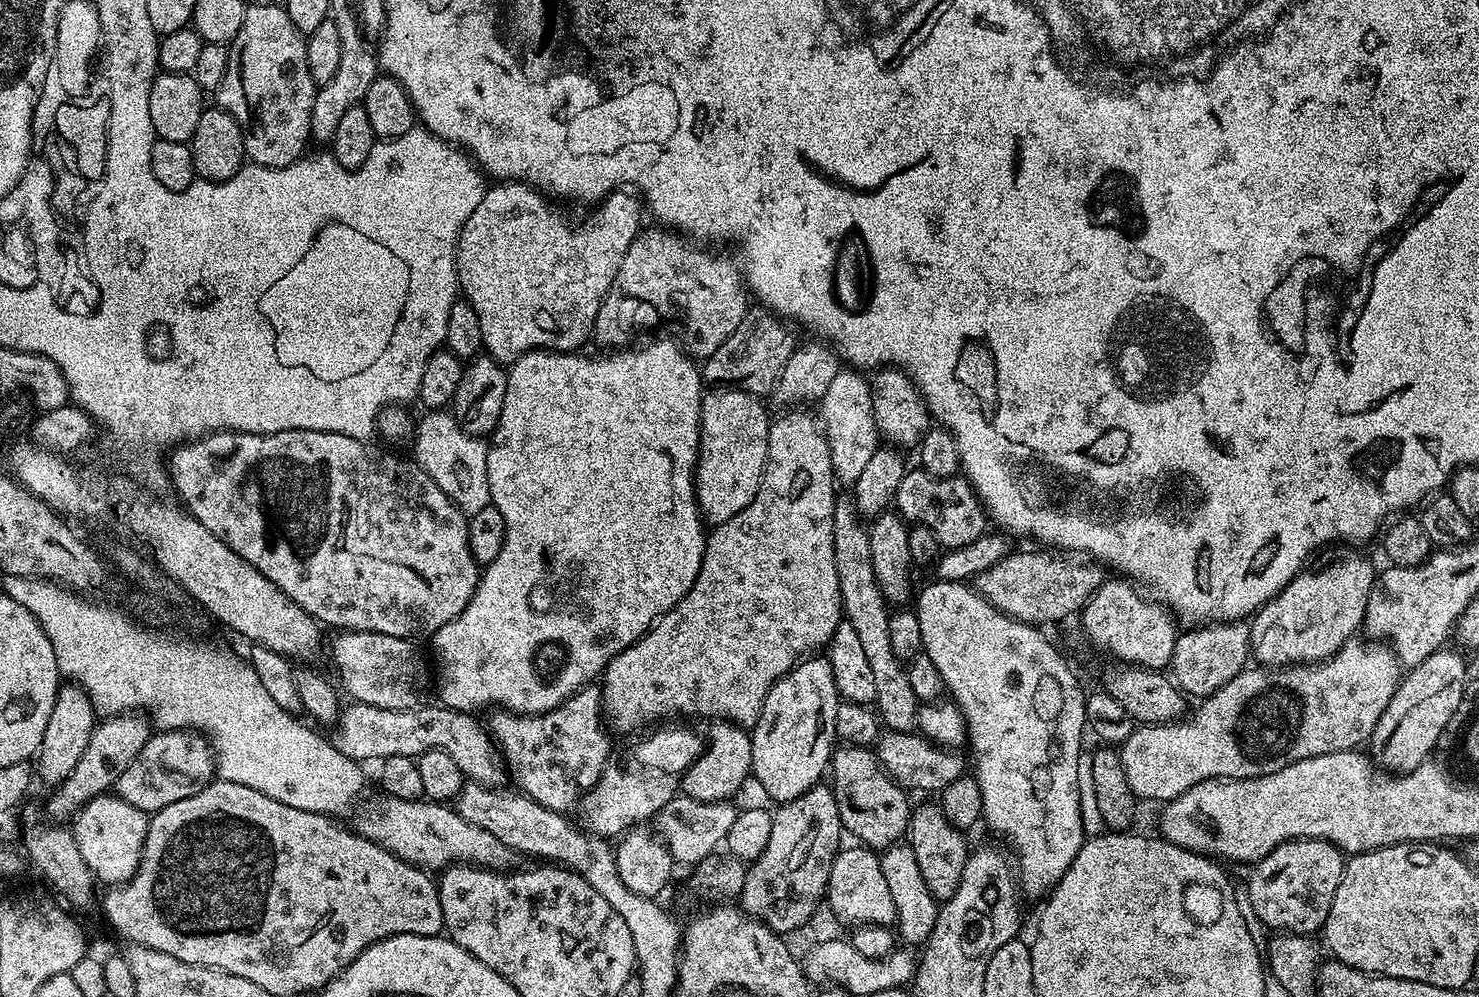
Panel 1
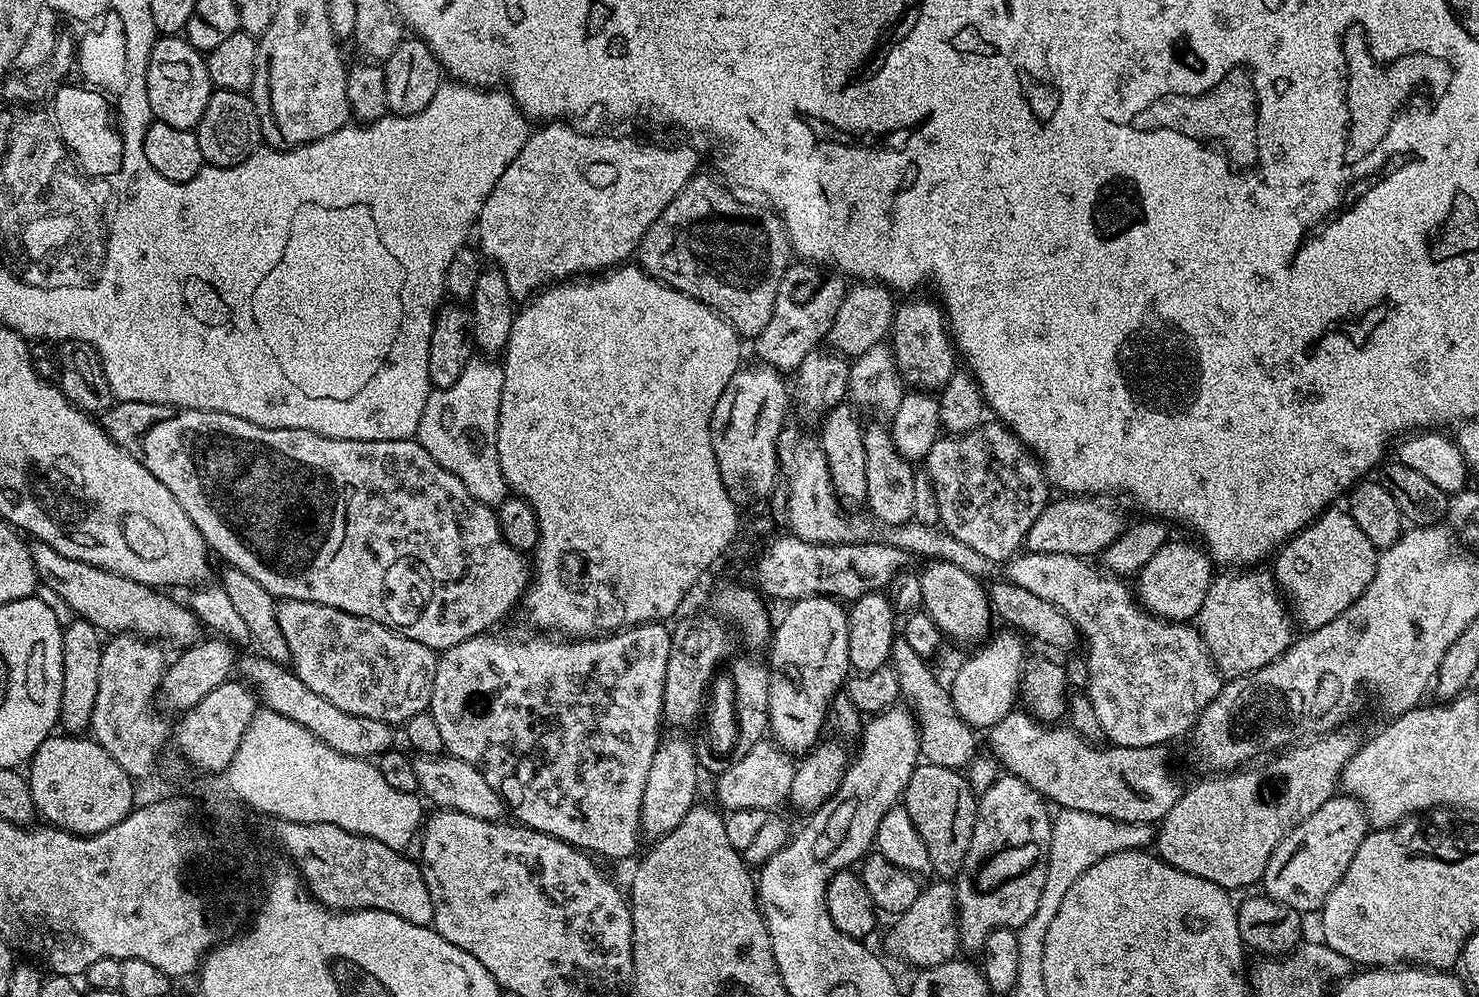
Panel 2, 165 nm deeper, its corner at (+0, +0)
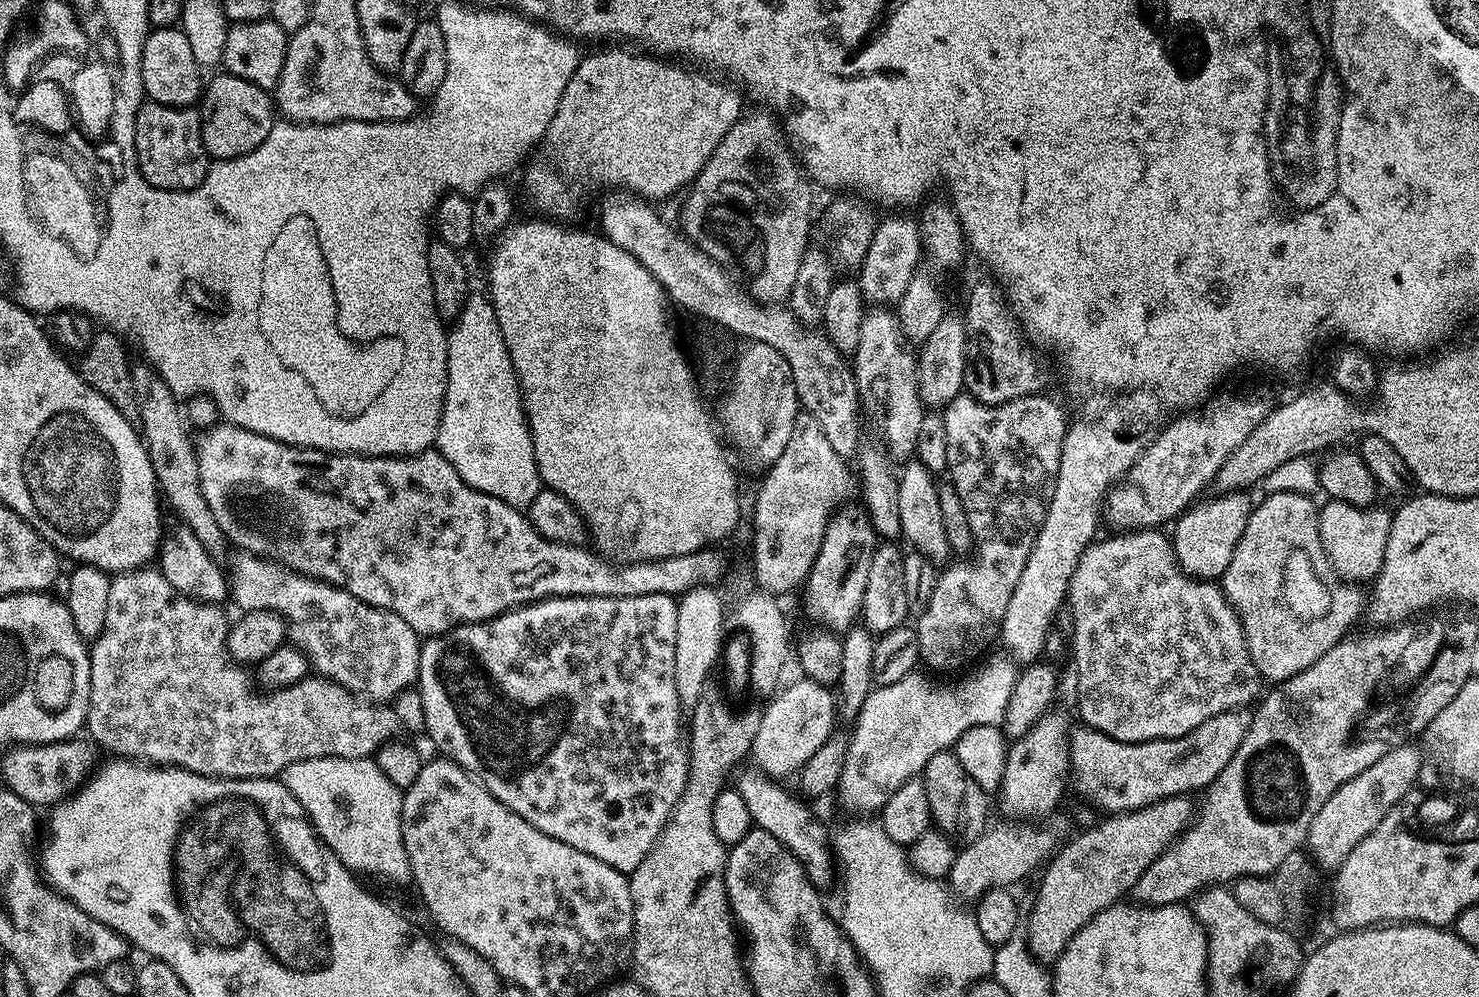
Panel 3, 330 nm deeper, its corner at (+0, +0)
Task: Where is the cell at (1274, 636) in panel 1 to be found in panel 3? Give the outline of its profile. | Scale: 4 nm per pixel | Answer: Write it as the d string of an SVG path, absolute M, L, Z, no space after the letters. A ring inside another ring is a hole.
M1335 498L1327 503L1325 508L1323 505L1319 509L1318 534L1333 573L1349 582L1375 581L1386 558L1386 538L1390 538L1392 512L1381 506L1359 508Z

